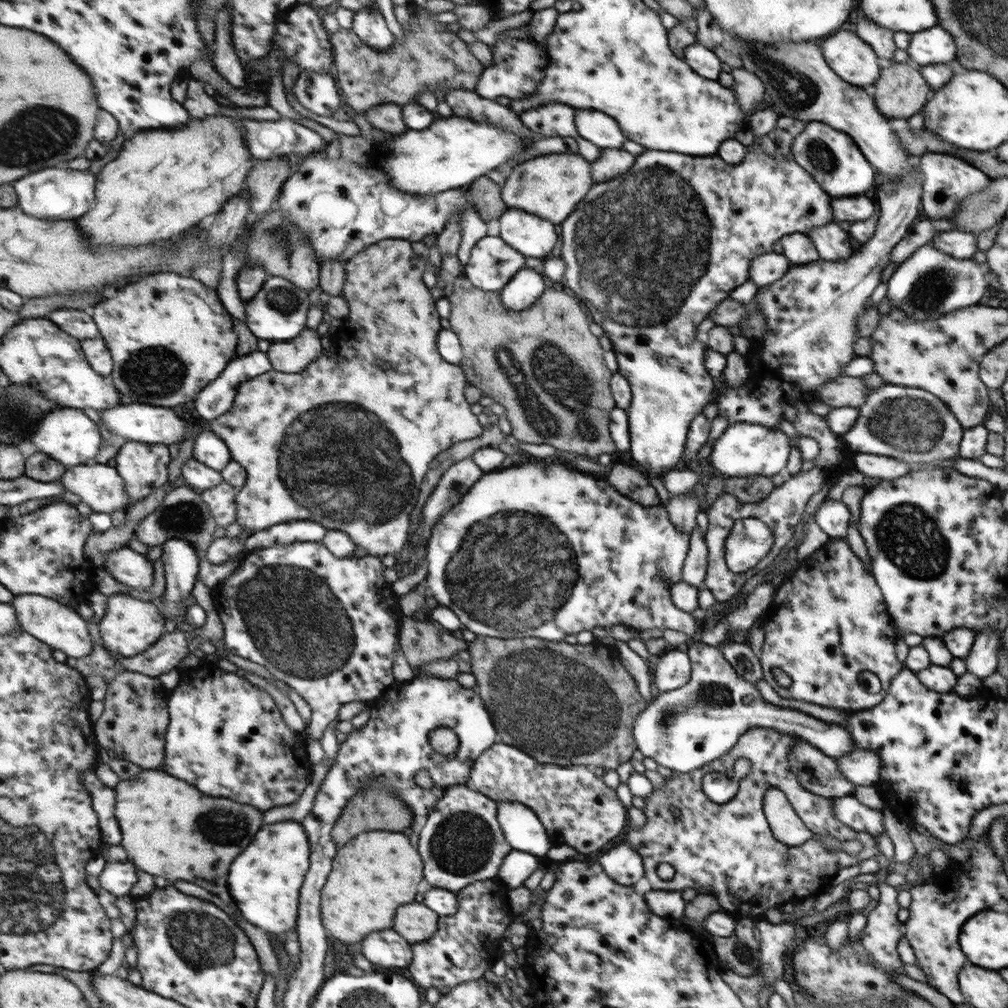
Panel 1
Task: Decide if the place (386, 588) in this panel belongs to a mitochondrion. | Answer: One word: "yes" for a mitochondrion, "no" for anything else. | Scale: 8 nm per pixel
no

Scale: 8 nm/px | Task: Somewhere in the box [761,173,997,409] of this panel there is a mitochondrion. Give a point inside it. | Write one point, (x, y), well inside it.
(929, 289)

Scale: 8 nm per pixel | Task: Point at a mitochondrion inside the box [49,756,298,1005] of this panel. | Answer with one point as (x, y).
(199, 938)

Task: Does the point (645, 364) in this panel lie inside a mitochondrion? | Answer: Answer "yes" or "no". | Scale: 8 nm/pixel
no

